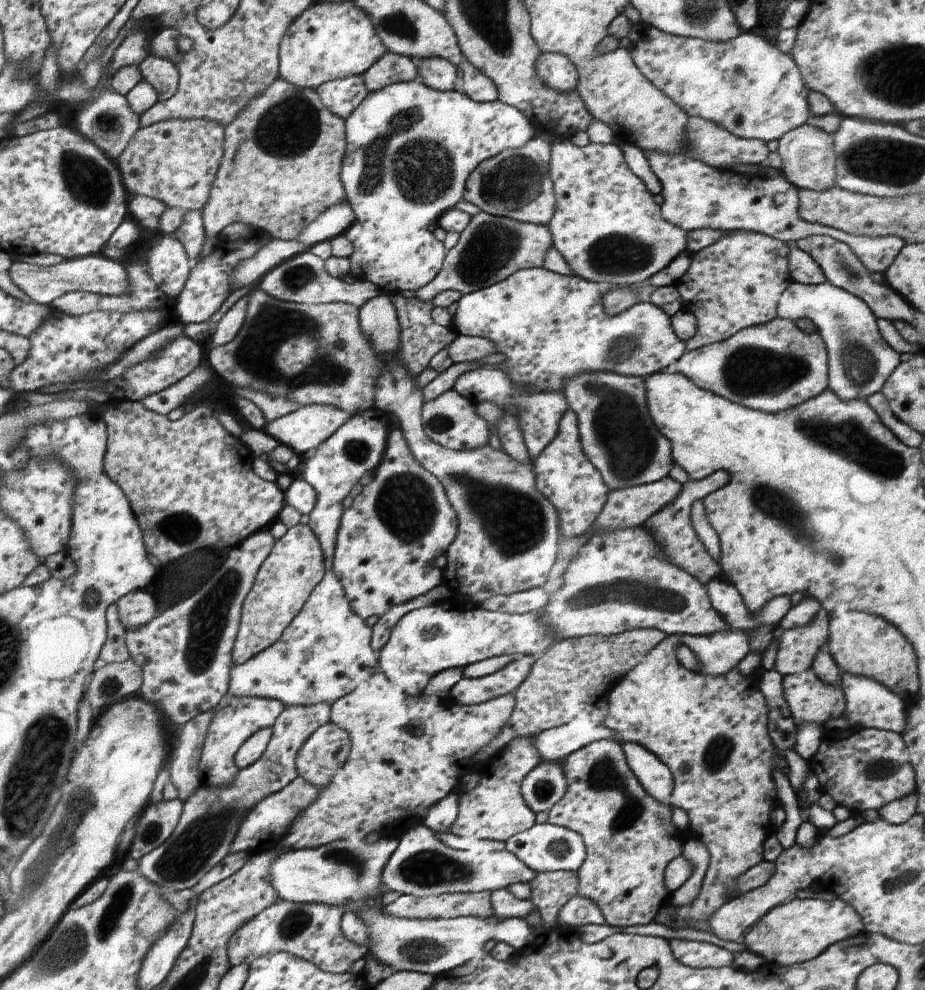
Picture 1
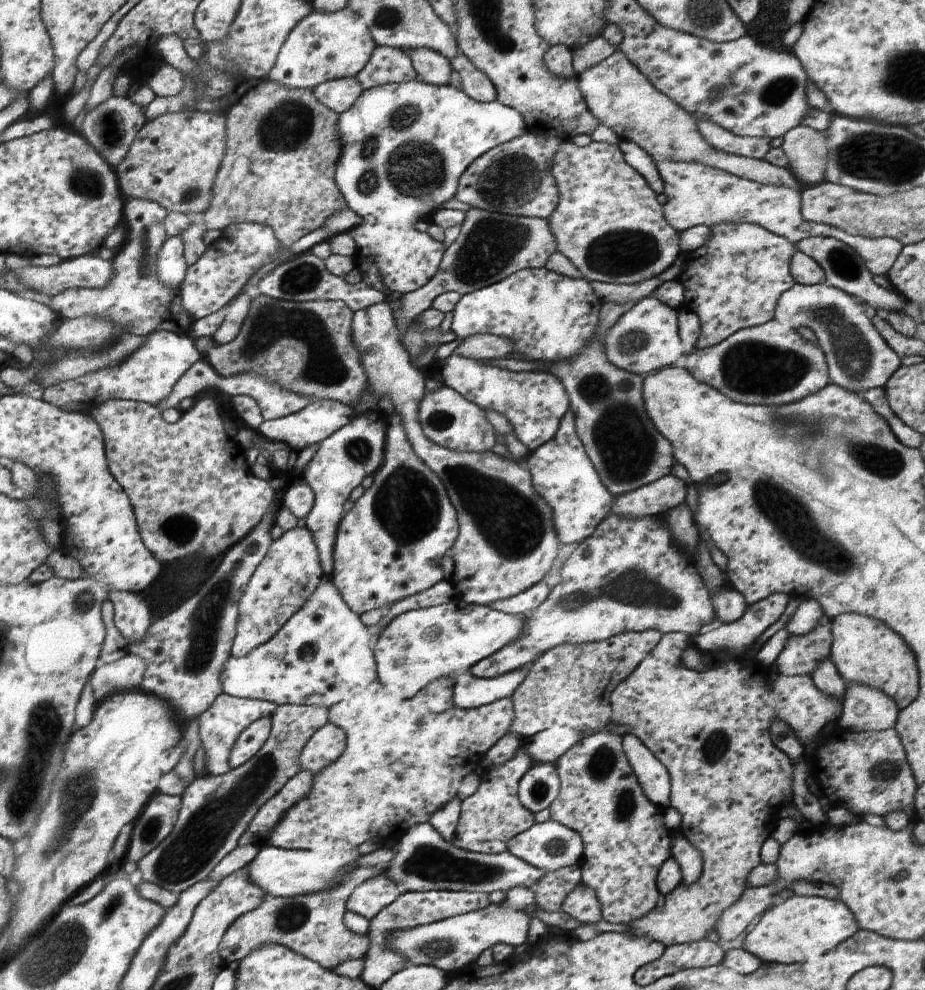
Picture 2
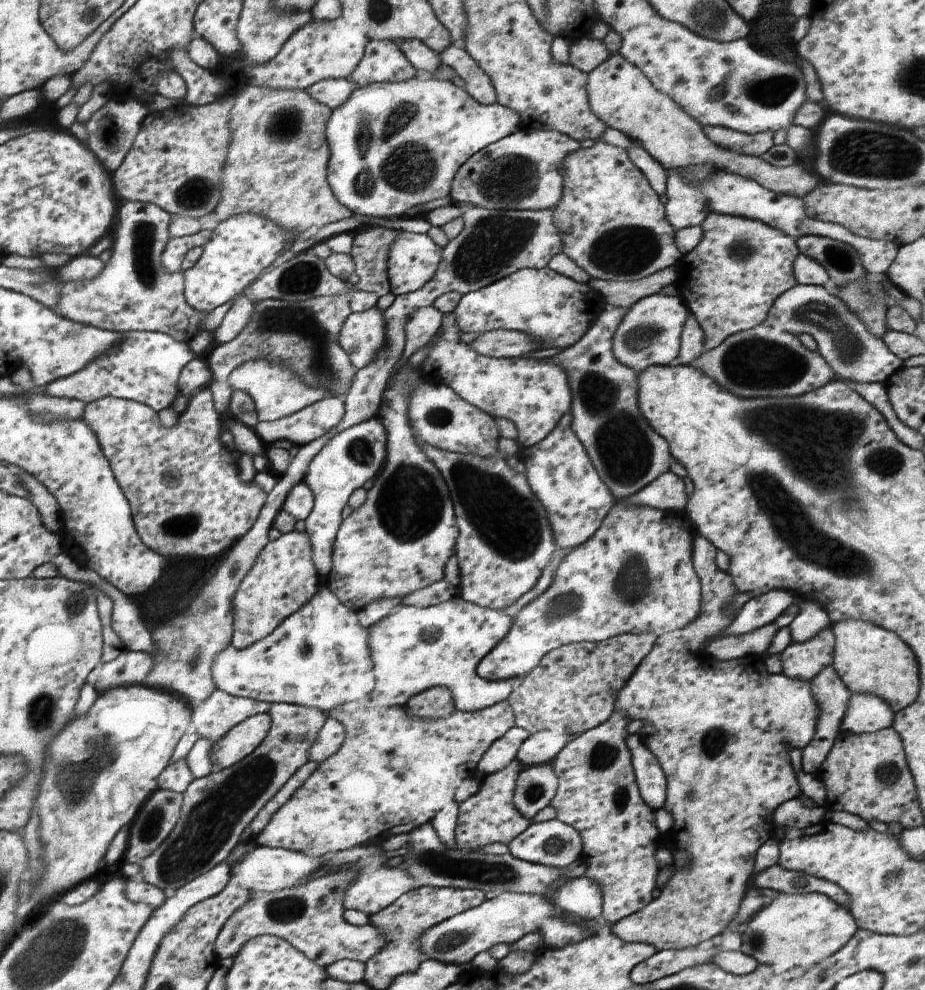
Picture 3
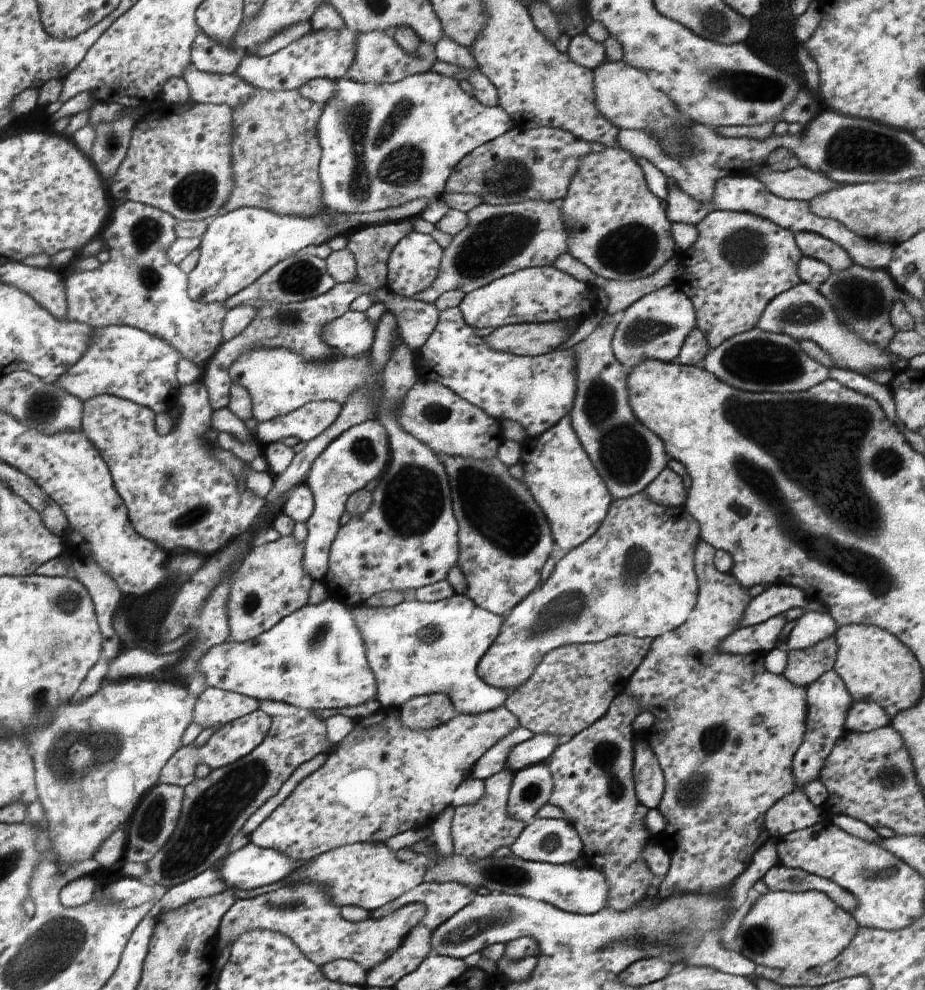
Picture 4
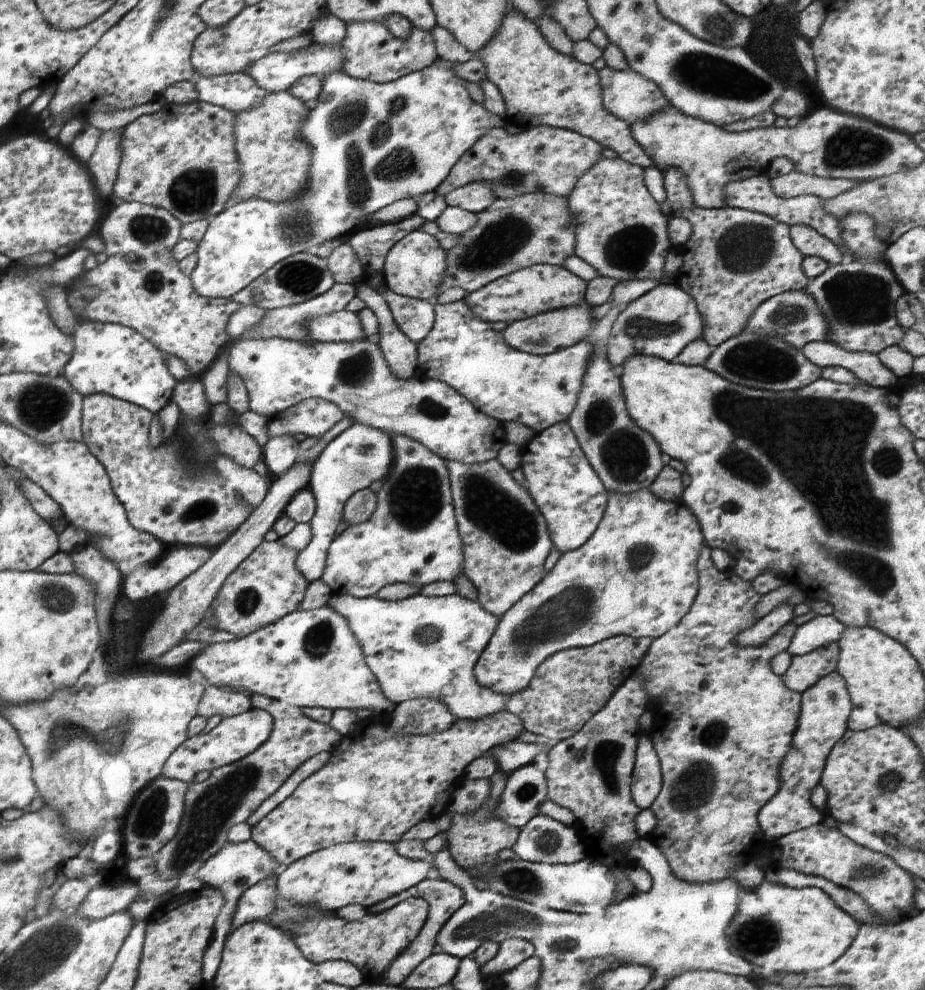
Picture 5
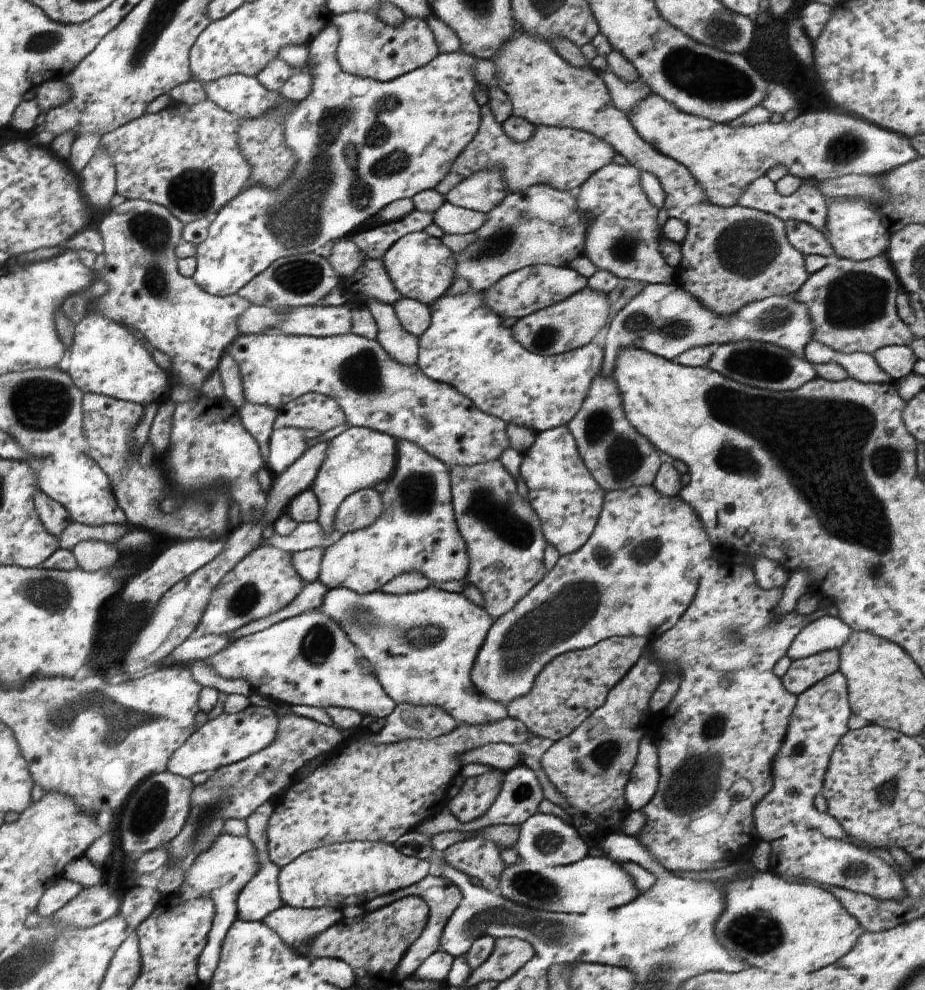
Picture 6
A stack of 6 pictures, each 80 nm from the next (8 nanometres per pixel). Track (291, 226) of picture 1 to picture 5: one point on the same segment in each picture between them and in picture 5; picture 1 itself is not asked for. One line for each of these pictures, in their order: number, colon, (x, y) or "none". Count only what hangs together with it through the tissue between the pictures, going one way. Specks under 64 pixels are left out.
2: (282, 145)
3: (277, 165)
4: (276, 152)
5: (275, 161)

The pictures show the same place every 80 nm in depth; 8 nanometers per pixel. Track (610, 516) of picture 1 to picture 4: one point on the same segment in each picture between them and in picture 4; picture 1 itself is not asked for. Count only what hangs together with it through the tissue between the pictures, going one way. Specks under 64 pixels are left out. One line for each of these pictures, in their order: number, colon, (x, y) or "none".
2: (655, 499)
3: (666, 492)
4: (666, 489)

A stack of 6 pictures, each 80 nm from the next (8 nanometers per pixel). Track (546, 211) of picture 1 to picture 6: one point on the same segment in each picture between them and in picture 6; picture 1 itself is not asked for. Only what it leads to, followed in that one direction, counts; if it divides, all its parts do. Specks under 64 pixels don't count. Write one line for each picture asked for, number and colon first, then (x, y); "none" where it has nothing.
2: (513, 178)
3: (522, 170)
4: (531, 164)
5: (545, 159)
6: (563, 158)

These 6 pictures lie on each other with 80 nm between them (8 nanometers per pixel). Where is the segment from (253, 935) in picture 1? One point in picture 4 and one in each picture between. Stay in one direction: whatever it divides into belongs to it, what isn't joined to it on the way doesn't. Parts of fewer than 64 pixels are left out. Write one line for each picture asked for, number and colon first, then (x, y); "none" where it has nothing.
2: (312, 925)
3: (309, 916)
4: (305, 913)

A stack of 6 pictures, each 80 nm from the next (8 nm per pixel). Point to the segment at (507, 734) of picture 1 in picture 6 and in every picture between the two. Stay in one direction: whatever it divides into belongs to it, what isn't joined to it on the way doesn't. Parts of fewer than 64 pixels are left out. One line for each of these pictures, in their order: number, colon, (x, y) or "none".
2: (569, 685)
3: (574, 688)
4: (573, 686)
5: (568, 688)
6: (571, 686)

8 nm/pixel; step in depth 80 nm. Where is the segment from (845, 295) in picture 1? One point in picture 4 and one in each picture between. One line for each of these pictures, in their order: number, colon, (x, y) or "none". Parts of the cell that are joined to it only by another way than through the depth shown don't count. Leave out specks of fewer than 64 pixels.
2: (858, 358)
3: (854, 354)
4: (801, 312)

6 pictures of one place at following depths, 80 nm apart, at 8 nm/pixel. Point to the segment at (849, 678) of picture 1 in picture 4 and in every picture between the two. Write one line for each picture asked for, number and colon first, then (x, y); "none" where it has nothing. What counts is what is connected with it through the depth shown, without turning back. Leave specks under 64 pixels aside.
2: (864, 708)
3: (865, 713)
4: (862, 717)

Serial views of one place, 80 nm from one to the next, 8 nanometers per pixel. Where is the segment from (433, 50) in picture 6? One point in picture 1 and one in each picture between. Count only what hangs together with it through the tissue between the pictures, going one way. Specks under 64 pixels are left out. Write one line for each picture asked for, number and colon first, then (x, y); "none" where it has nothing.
1: (390, 68)
2: (386, 64)
3: (383, 62)
4: (378, 58)
5: (370, 51)

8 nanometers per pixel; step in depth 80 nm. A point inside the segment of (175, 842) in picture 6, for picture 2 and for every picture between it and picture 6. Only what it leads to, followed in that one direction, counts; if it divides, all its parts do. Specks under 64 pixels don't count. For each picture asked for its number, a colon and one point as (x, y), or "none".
2: (215, 810)
3: (216, 810)
4: (214, 808)
5: (232, 793)

